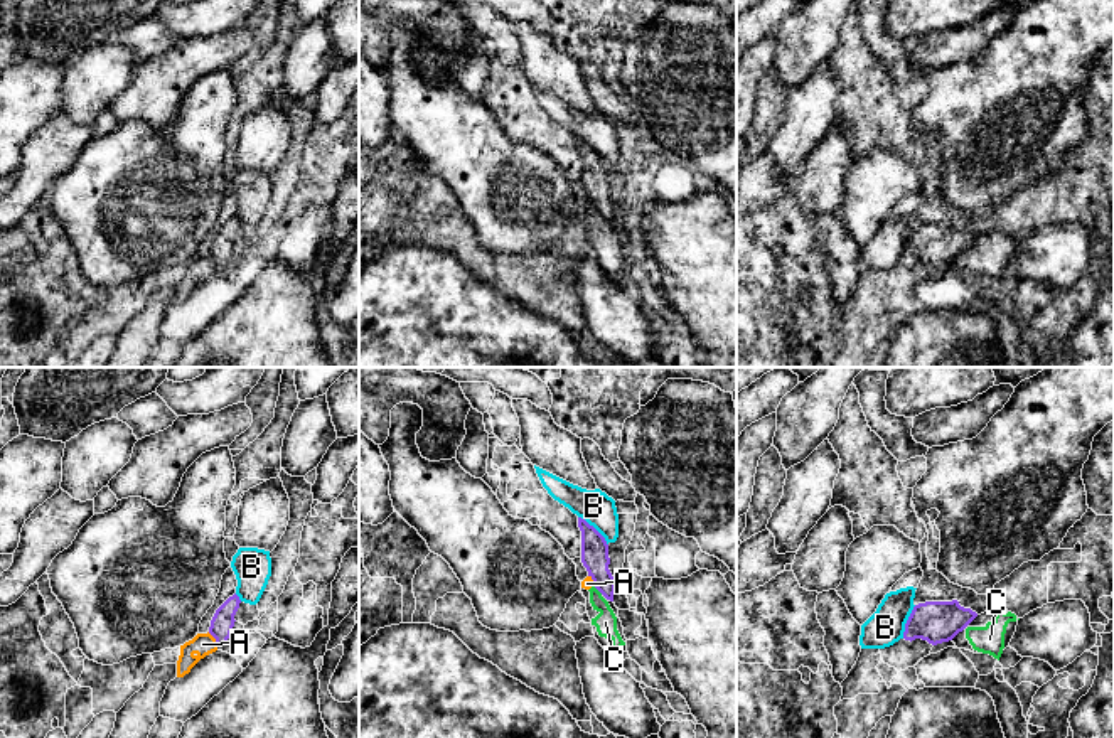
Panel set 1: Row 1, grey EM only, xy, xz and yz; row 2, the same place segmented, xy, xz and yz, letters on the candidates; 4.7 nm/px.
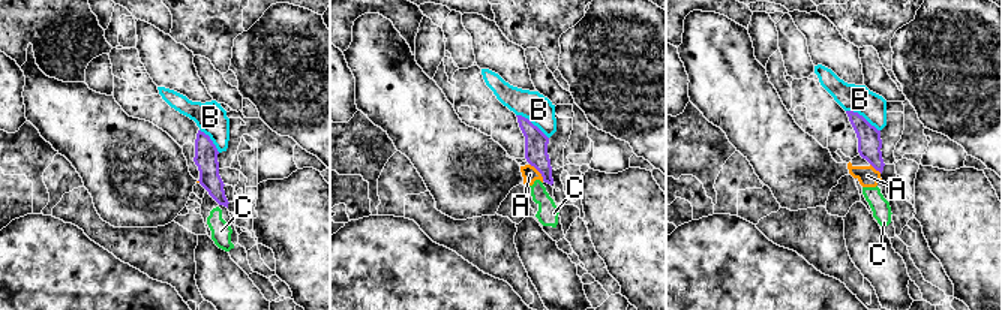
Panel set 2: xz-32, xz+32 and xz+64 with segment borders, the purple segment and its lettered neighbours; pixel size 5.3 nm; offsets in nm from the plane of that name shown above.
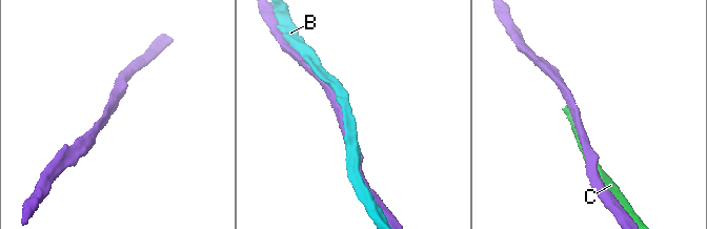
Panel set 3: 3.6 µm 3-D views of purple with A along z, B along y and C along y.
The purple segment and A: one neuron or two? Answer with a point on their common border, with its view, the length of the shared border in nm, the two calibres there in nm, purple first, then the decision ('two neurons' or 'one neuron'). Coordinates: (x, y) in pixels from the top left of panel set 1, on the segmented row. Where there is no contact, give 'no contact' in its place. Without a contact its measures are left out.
meets purple in xy at (214, 637); contact 90 nm long; 110 nm thick on the purple side, 110 nm on the other; two neurons

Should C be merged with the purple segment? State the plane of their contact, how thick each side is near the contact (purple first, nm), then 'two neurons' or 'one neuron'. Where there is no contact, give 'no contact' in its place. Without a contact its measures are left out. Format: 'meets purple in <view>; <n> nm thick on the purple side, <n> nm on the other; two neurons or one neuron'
meets purple in xz; 130 nm thick on the purple side, 110 nm on the other; two neurons

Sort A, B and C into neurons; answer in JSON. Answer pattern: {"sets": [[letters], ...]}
{"sets": [["A", "C"], ["B"]]}

